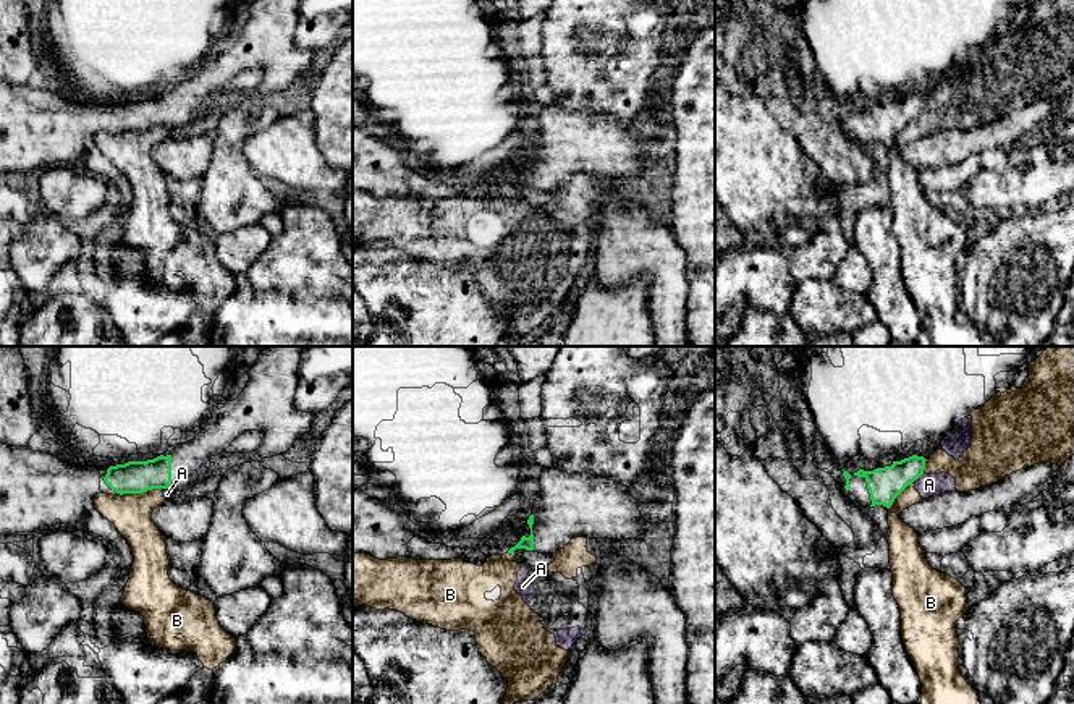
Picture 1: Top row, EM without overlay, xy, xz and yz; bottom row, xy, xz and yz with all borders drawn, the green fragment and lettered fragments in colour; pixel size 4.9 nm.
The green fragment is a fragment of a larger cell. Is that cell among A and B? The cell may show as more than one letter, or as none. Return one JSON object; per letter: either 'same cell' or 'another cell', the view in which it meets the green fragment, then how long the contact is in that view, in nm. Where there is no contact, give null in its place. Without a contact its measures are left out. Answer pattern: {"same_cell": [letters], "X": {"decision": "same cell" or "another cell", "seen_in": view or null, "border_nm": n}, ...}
{"same_cell": [], "A": {"decision": "another cell", "seen_in": "yz", "border_nm": 40}, "B": {"decision": "another cell", "seen_in": "xy", "border_nm": 220}}

